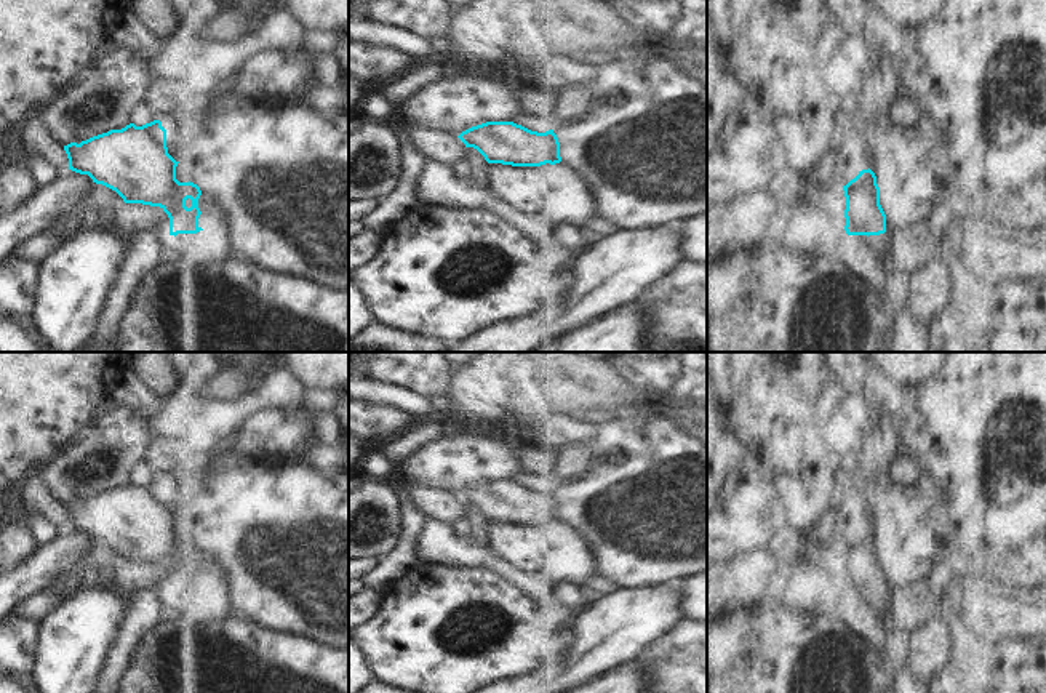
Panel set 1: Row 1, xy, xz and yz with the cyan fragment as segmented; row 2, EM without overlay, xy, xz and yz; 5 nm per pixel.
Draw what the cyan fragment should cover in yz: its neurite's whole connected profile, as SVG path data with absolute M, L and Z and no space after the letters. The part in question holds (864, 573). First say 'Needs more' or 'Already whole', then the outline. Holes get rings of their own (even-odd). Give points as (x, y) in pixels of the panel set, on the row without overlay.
Needs more. M868 528L859 530L859 533L843 544L846 555L846 584L848 594L867 594L868 599L888 610L886 573L880 563L880 546L876 543L875 531Z

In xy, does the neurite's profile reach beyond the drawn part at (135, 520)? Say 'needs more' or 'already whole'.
already whole

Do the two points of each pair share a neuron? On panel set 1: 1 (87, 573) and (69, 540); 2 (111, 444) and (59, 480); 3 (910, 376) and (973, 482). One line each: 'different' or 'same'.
1: different
2: same
3: different

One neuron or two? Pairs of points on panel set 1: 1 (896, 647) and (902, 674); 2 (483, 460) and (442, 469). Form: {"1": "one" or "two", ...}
{"1": "two", "2": "one"}

